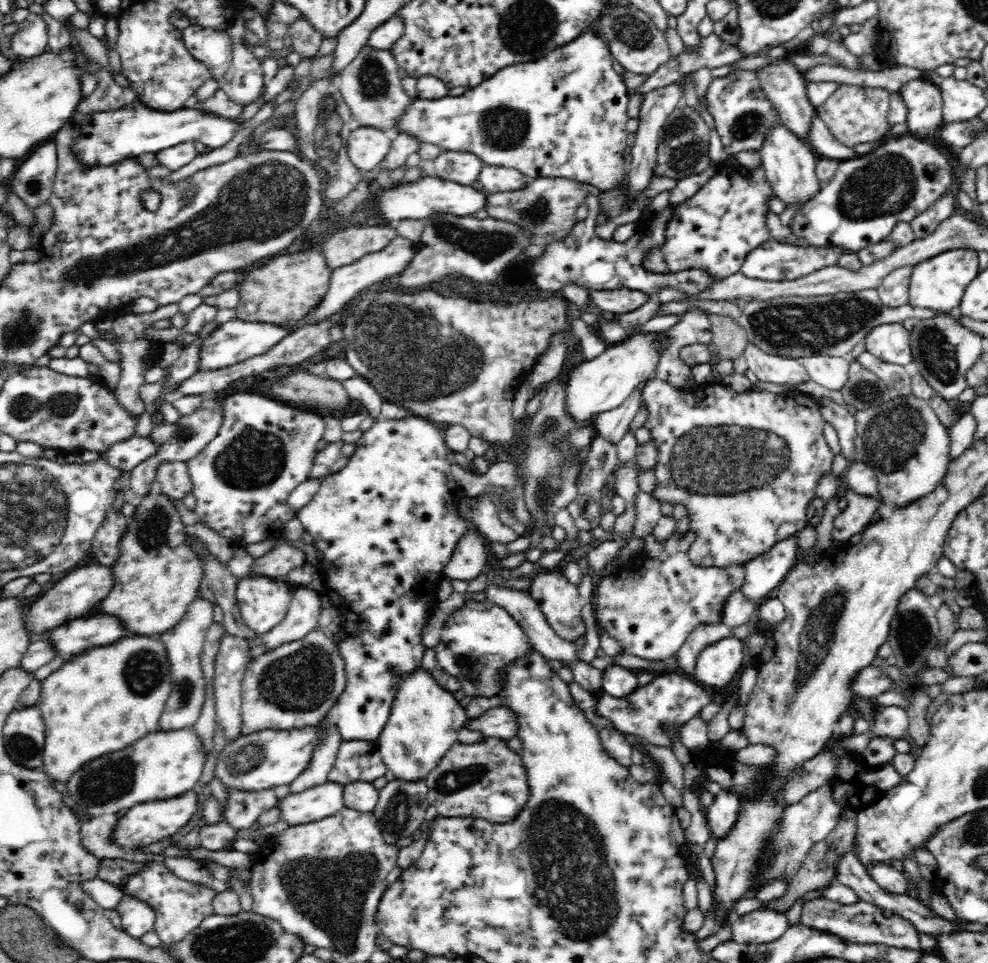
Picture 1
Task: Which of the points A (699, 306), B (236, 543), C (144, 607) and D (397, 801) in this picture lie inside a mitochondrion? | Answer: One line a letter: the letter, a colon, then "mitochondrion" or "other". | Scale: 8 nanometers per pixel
A: other
B: other
C: other
D: mitochondrion

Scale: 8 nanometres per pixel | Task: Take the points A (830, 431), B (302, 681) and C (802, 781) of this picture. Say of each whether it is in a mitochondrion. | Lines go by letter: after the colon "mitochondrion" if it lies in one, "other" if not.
A: other
B: mitochondrion
C: mitochondrion

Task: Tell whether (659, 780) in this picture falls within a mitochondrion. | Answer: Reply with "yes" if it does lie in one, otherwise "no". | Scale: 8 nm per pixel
no

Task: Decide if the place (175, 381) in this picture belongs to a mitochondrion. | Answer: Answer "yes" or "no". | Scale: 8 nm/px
no

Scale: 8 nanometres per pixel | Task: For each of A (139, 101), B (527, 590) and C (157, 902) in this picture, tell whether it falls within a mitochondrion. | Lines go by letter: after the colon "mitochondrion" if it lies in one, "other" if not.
A: other
B: other
C: other

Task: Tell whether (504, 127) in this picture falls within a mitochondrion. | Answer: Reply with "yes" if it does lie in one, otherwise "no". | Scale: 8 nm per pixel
yes

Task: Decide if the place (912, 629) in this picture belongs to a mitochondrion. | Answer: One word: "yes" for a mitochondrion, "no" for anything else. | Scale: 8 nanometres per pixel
yes

